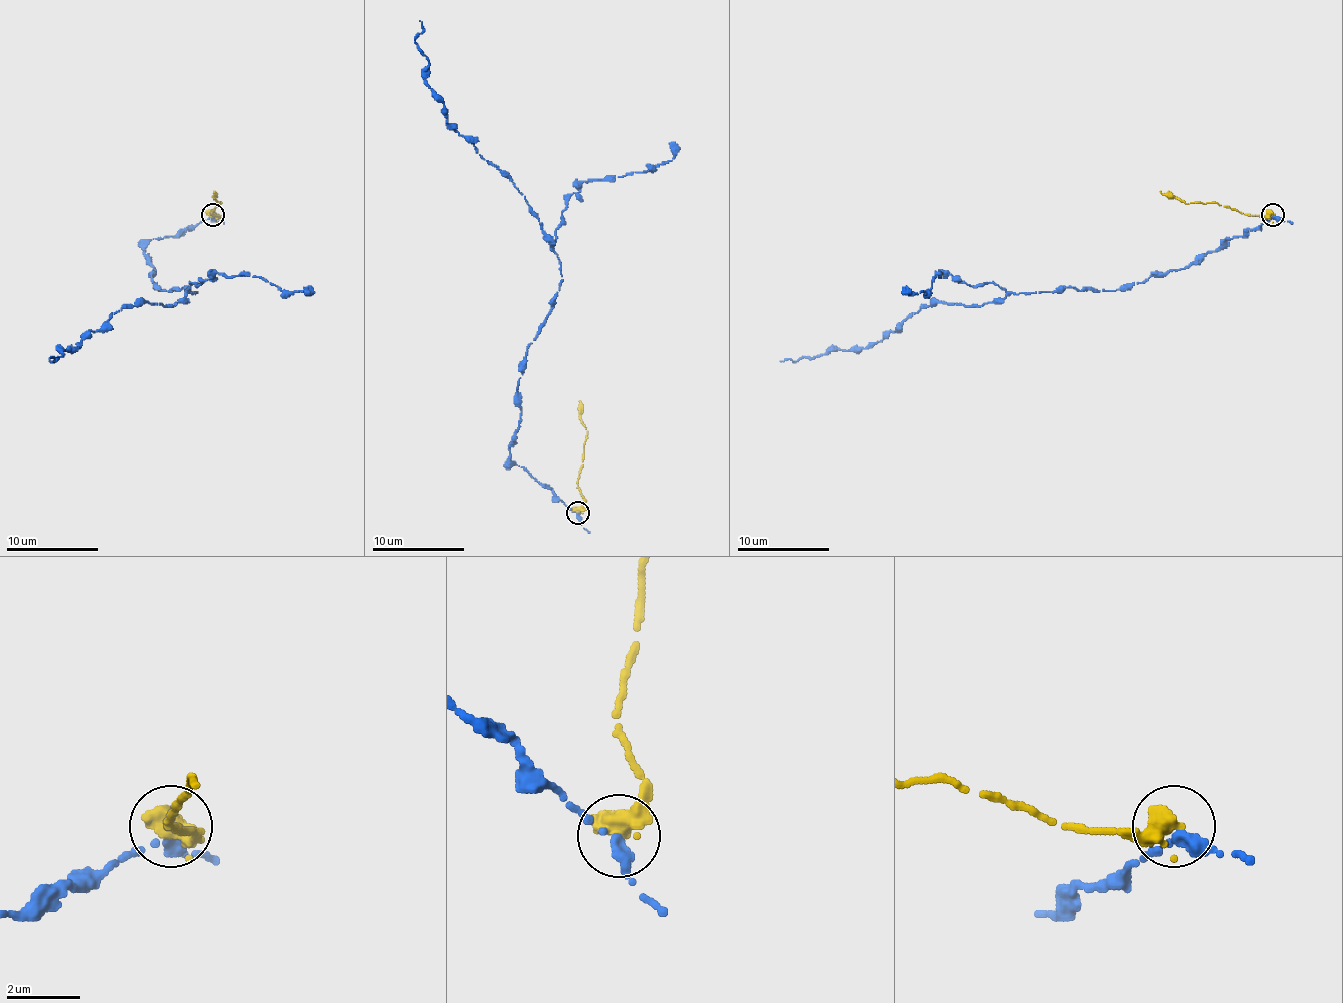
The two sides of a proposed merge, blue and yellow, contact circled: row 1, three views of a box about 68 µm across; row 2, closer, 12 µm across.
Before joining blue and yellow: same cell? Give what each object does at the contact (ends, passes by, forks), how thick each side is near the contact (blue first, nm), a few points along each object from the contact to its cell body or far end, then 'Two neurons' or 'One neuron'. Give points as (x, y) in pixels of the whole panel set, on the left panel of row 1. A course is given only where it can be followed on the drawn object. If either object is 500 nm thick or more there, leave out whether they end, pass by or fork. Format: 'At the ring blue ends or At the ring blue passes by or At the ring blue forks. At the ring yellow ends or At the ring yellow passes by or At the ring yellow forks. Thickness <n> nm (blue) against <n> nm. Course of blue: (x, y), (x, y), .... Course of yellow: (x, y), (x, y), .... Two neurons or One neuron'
Thickness 380 nm (blue) against 600 nm. Course of blue: (213, 215), (185, 233), (153, 238), (143, 252), (162, 291), (194, 293), (171, 305), (123, 305), (53, 360). Course of yellow: (213, 215), (217, 217), (213, 210), (217, 203), (222, 203), (215, 198), (213, 192). Two neurons

